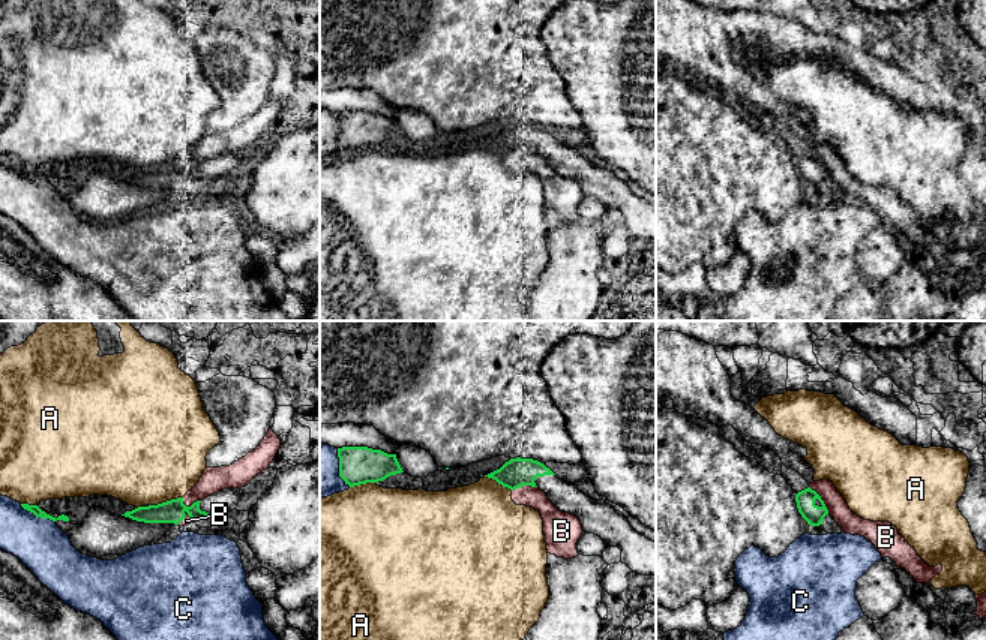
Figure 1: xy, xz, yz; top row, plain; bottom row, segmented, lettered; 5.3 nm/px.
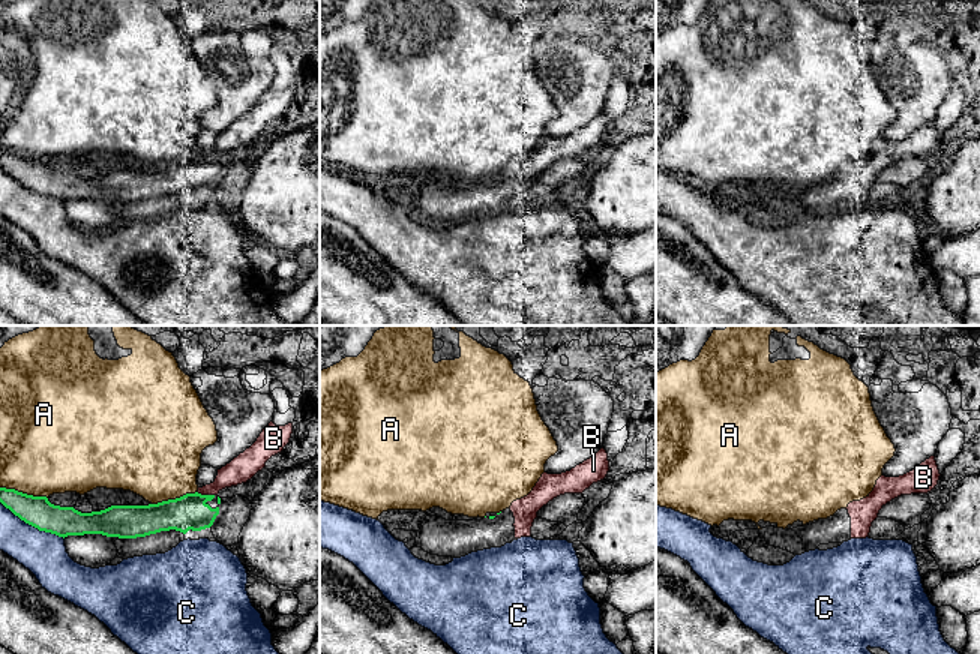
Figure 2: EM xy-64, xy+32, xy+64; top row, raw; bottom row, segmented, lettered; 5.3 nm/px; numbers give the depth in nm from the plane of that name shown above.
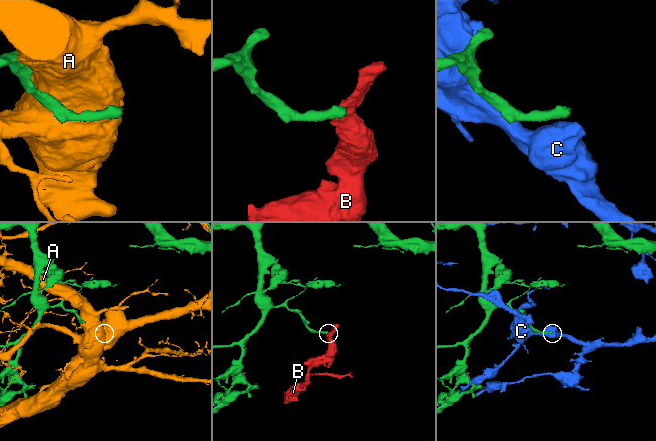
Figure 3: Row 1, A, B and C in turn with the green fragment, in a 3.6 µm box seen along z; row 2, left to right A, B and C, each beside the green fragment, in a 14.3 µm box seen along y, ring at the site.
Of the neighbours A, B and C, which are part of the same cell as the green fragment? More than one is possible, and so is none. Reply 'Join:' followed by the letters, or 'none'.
Join: none

